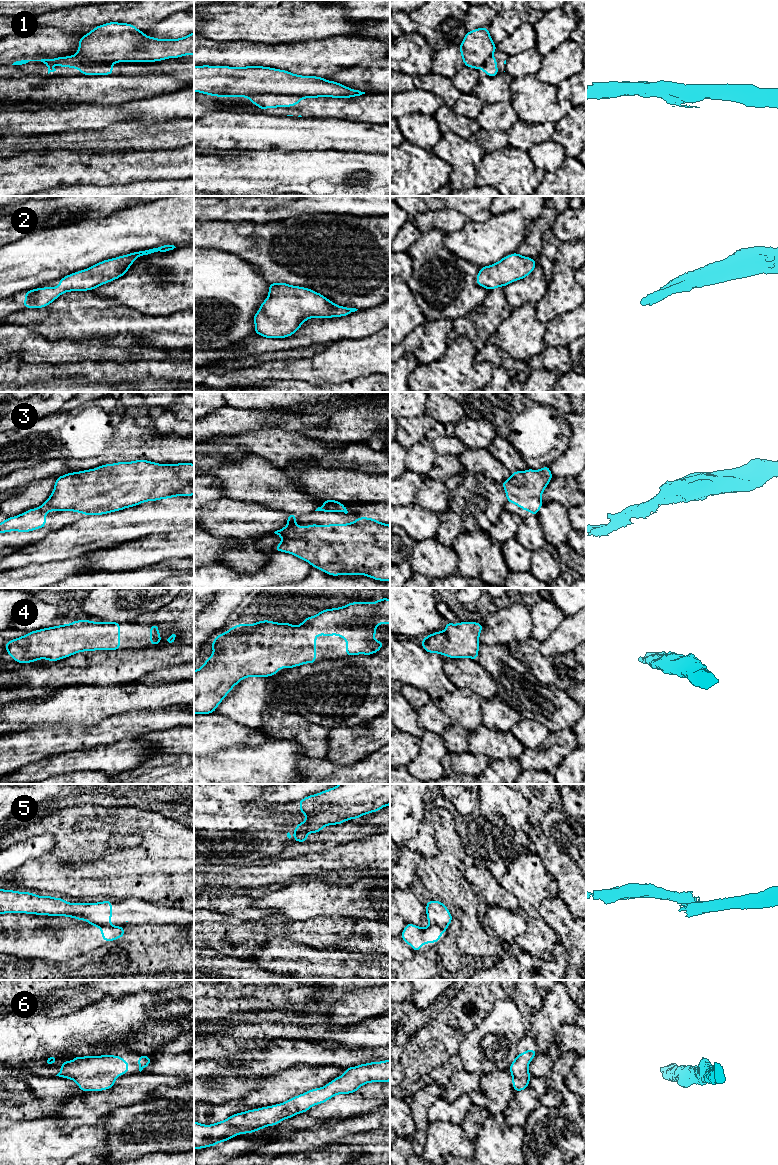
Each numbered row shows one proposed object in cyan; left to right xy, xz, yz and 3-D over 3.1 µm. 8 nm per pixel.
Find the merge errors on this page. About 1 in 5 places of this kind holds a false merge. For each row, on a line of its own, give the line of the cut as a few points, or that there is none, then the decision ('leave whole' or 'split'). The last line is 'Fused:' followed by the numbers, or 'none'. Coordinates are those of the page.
1: xz (247, 96), (281, 94), (295, 95), (303, 98) | split
2: no cut | leave whole
3: no cut | leave whole
4: no cut | leave whole
5: xy (90, 922), (109, 926) | split
6: no cut | leave whole
Fused: 1, 5

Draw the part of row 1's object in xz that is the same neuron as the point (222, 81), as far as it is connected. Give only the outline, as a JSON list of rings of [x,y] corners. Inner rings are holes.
[[[194,66],[194,92],[217,97],[282,95],[301,98],[351,98],[365,92],[317,76],[302,76],[263,66]]]

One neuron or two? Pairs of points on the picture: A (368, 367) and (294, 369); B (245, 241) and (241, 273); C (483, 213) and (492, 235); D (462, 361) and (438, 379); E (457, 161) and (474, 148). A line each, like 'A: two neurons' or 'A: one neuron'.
A: one neuron
B: two neurons
C: two neurons
D: one neuron
E: one neuron

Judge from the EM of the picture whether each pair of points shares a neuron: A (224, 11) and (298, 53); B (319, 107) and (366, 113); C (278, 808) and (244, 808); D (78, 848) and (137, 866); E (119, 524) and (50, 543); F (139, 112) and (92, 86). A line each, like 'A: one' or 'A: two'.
A: two
B: one
C: two
D: one
E: one
F: two

